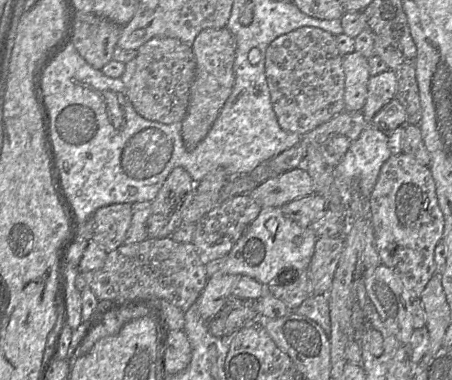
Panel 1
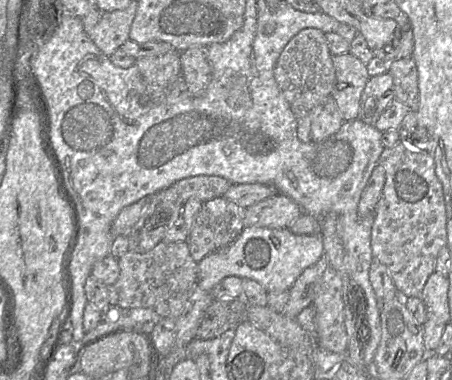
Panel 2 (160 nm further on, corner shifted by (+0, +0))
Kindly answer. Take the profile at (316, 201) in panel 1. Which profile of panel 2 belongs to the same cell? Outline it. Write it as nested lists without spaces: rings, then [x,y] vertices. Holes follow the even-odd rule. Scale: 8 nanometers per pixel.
[[[277,193],[246,208],[244,226],[288,228],[302,214],[301,207],[295,201]]]

